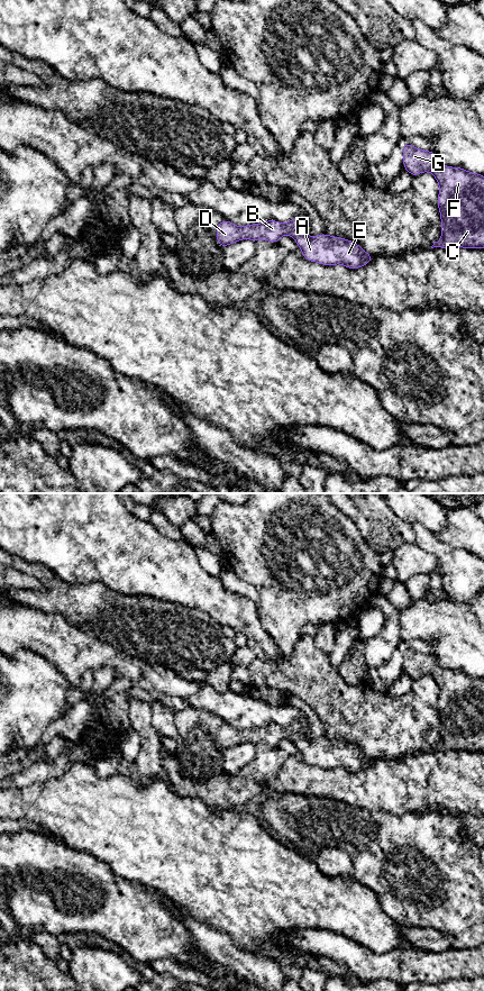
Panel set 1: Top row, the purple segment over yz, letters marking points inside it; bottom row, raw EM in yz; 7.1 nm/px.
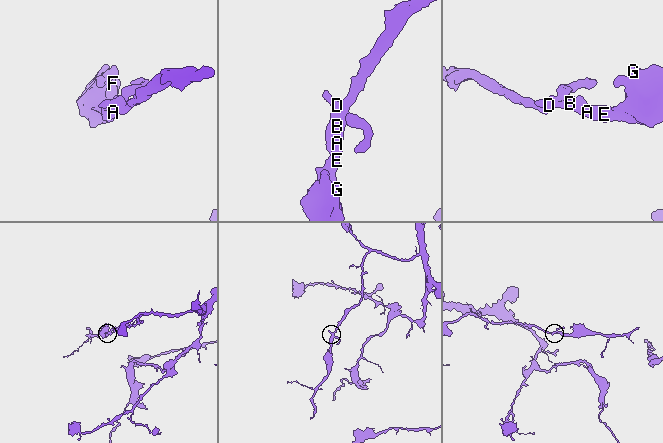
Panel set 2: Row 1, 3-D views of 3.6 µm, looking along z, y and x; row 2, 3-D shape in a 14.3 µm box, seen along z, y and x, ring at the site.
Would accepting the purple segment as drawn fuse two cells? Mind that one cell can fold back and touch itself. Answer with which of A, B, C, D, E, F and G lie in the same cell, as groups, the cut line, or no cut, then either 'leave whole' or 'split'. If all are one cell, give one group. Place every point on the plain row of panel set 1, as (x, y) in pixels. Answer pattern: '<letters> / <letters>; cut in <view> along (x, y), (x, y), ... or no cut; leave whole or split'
A B C D E F G; no cut; leave whole

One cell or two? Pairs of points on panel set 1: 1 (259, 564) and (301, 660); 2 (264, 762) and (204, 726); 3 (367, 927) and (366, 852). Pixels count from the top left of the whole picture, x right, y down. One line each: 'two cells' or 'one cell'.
1: two cells
2: two cells
3: two cells

